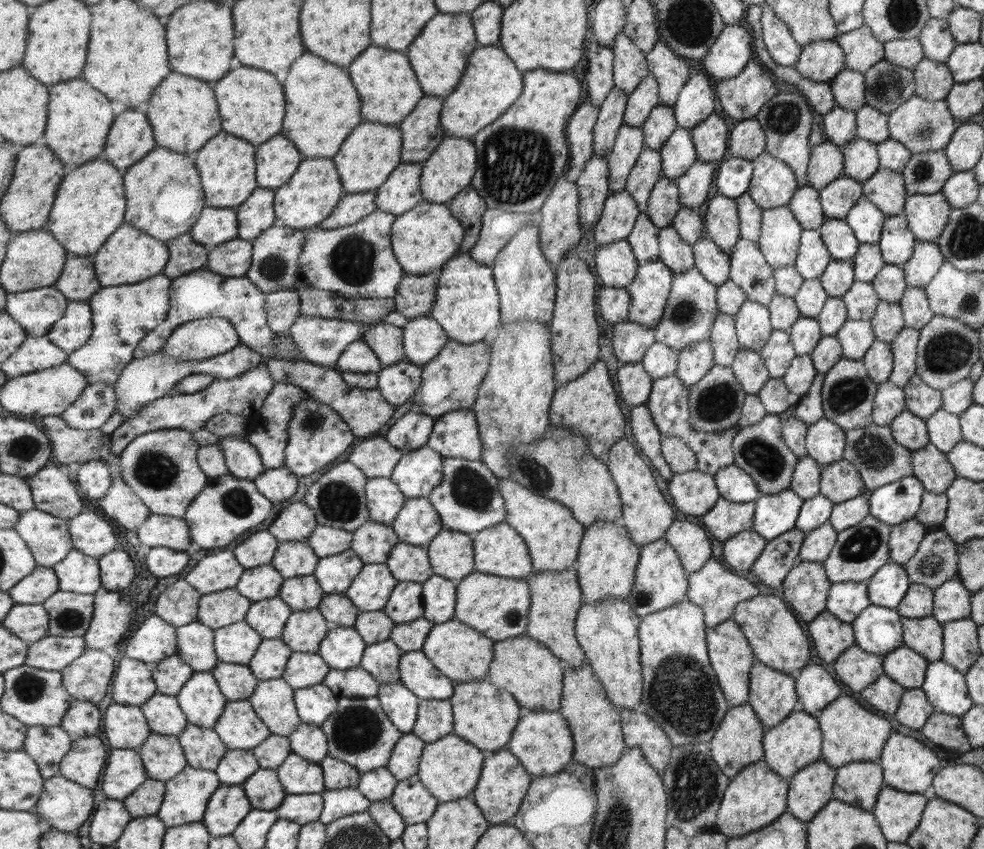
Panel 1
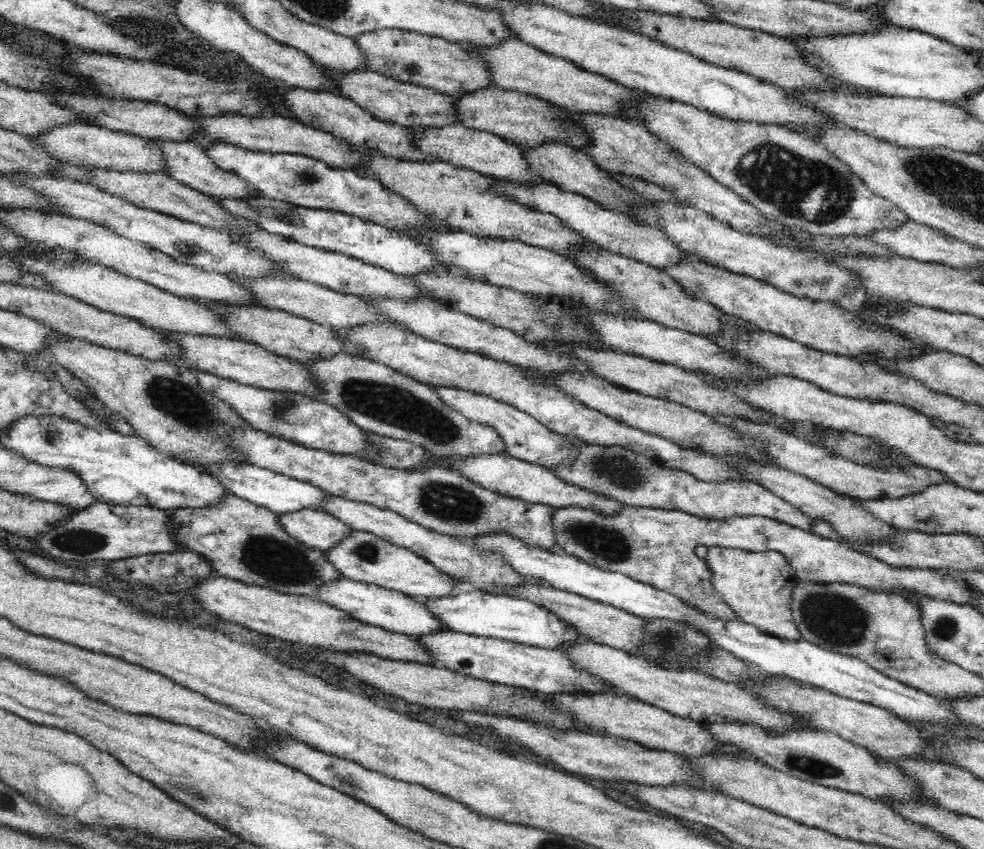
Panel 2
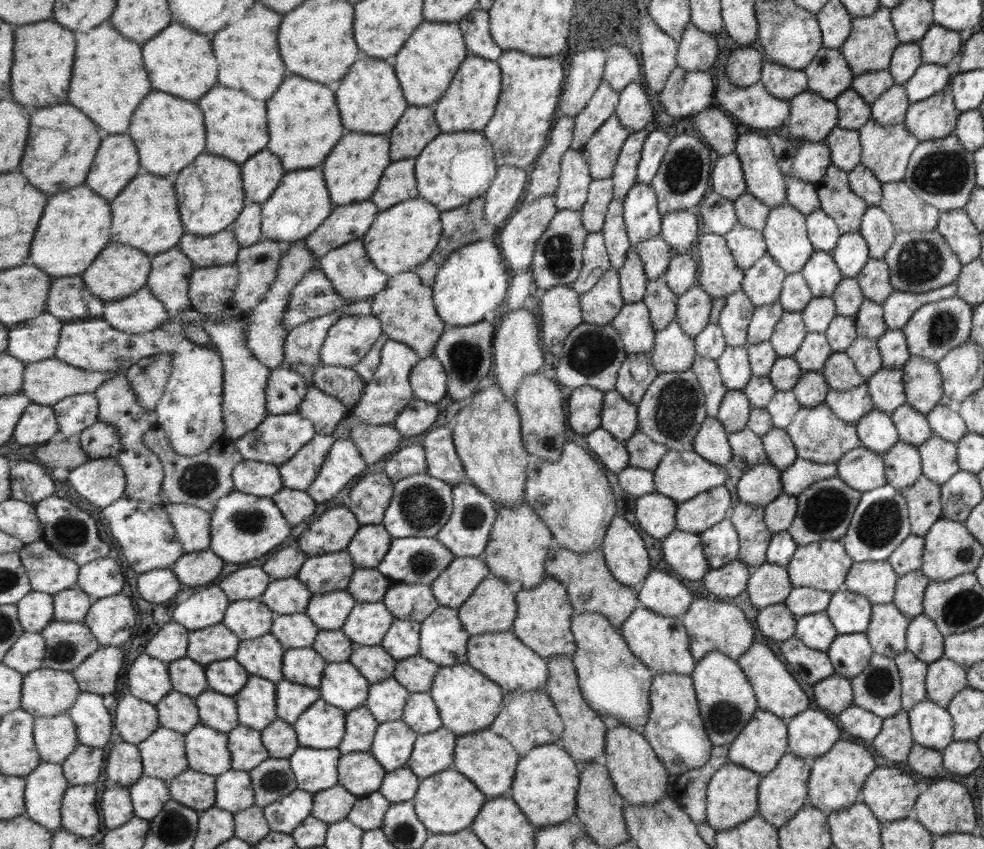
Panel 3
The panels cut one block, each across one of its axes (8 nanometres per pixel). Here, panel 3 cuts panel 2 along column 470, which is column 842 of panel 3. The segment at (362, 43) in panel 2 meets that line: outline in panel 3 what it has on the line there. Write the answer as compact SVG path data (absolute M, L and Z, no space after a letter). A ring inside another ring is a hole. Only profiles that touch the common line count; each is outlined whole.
M819 48L811 62L801 70L807 77L807 91L832 100L845 89L850 89L851 70L840 50Z

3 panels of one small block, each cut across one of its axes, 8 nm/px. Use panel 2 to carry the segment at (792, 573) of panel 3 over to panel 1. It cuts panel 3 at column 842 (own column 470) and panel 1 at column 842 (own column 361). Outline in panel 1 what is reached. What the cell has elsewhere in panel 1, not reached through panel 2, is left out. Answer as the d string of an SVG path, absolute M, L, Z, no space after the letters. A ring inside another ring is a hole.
M865 490L860 496L834 504L827 522L837 532L841 532L841 530L845 530L849 526L857 525L857 522L861 522L861 520L864 520L868 516L869 496L870 492Z

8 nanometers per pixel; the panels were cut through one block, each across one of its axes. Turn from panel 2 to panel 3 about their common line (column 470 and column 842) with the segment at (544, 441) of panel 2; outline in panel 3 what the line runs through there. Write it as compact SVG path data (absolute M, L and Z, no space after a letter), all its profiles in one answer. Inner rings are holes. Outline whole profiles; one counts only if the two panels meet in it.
M865 381L849 390L828 389L823 402L837 418L854 425L861 416L872 409Z

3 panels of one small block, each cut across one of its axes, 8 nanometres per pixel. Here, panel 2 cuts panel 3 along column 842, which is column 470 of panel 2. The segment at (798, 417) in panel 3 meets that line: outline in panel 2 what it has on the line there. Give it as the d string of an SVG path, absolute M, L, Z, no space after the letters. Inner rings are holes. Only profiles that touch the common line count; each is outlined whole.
M347 352L300 363L308 369L308 375L318 387L318 398L342 411L363 431L416 442L436 456L462 458L470 454L504 453L496 429L471 421L450 409L436 396L432 387L386 364L354 357Z

